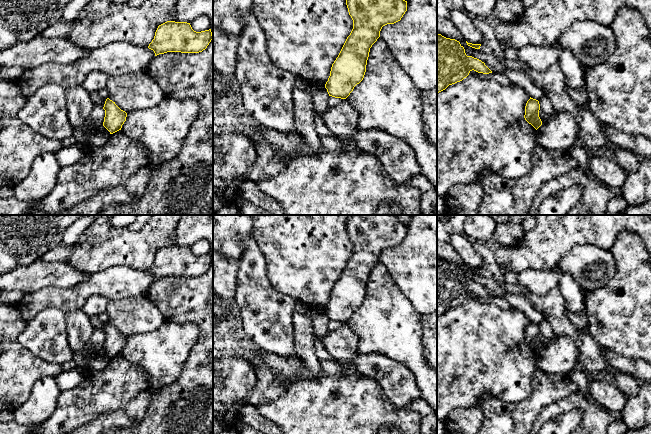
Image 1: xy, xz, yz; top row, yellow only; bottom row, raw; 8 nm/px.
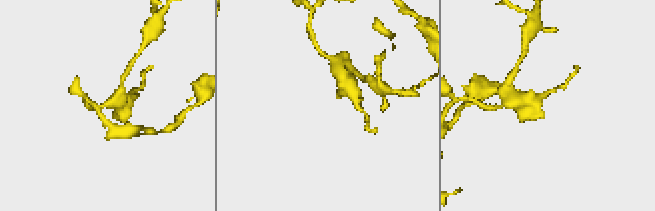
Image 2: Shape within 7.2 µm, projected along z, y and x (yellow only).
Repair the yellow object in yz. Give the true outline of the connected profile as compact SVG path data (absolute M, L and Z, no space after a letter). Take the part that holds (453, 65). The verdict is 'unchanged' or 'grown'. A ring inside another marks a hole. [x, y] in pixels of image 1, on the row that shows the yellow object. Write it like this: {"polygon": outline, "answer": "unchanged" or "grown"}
{"polygon": "M437 33L437 93L462 81L472 70L483 74L492 73L484 62L467 56L459 41Z", "answer": "unchanged"}

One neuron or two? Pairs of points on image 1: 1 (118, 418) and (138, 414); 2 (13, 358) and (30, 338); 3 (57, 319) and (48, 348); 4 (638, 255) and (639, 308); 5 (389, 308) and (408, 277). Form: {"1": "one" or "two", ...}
{"1": "one", "2": "two", "3": "one", "4": "one", "5": "two"}

